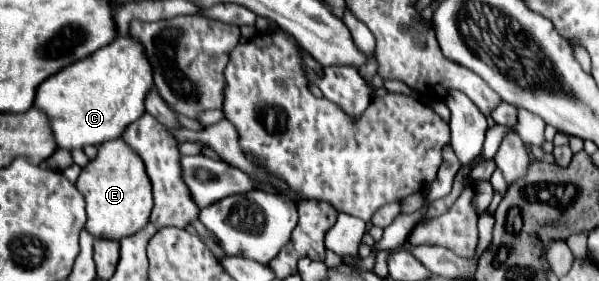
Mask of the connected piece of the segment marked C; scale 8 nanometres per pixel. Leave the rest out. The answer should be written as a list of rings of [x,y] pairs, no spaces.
[[[118,37],[110,45],[98,49],[98,53],[48,77],[36,89],[34,107],[40,109],[48,117],[56,145],[72,151],[78,147],[100,145],[100,143],[118,139],[130,123],[134,123],[138,117],[144,115],[144,97],[152,85],[154,85],[152,67],[148,63],[146,55],[142,53],[142,47],[130,37]]]

